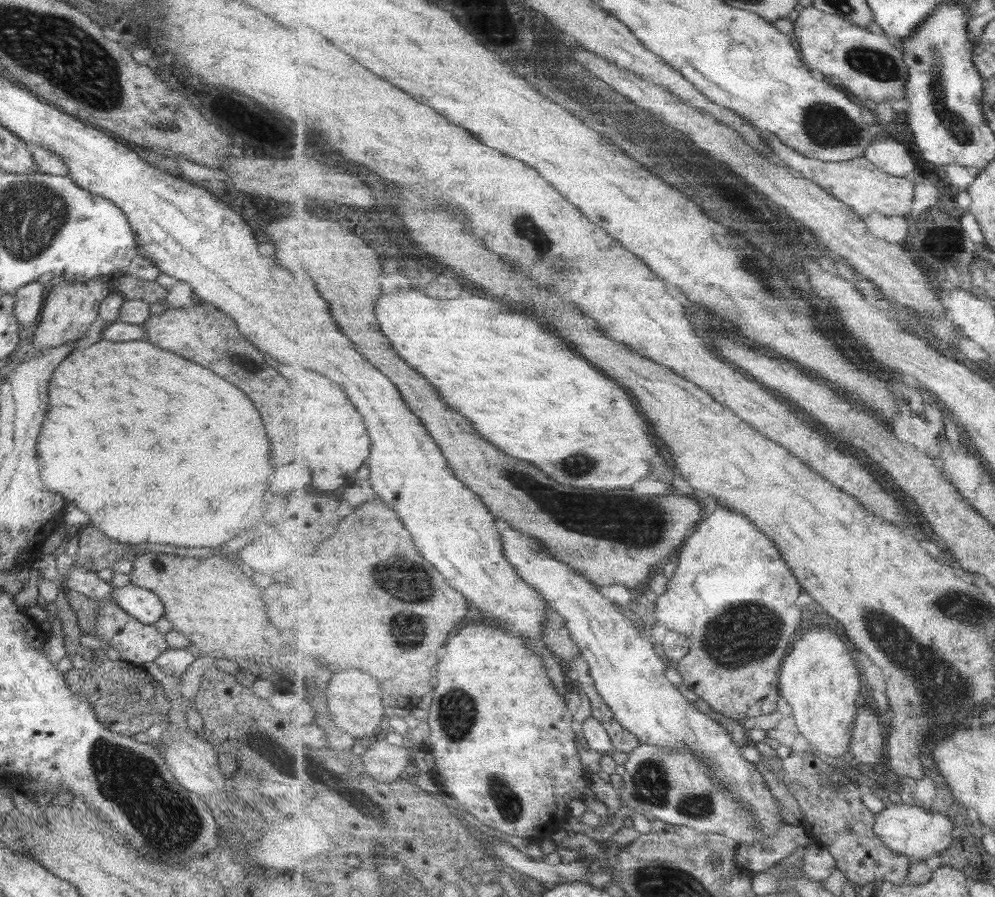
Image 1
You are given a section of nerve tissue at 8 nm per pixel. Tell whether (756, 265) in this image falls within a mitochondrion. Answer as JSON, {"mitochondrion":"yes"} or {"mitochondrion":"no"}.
{"mitochondrion":"yes"}

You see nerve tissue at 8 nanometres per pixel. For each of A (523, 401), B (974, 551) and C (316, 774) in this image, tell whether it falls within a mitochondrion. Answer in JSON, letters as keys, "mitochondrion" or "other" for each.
{"A":"other","B":"other","C":"other"}

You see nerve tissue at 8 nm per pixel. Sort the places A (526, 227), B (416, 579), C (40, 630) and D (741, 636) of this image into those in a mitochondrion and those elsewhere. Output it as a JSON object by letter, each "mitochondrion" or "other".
{"A":"mitochondrion","B":"mitochondrion","C":"other","D":"mitochondrion"}

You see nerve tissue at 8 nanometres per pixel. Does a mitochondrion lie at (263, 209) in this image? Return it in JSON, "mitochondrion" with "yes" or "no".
{"mitochondrion":"no"}

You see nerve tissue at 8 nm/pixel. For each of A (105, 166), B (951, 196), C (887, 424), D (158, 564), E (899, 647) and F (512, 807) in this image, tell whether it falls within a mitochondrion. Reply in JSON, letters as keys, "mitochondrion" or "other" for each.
{"A":"other","B":"other","C":"other","D":"other","E":"mitochondrion","F":"mitochondrion"}

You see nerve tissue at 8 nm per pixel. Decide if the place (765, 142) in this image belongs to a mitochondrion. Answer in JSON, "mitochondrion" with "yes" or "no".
{"mitochondrion":"no"}

